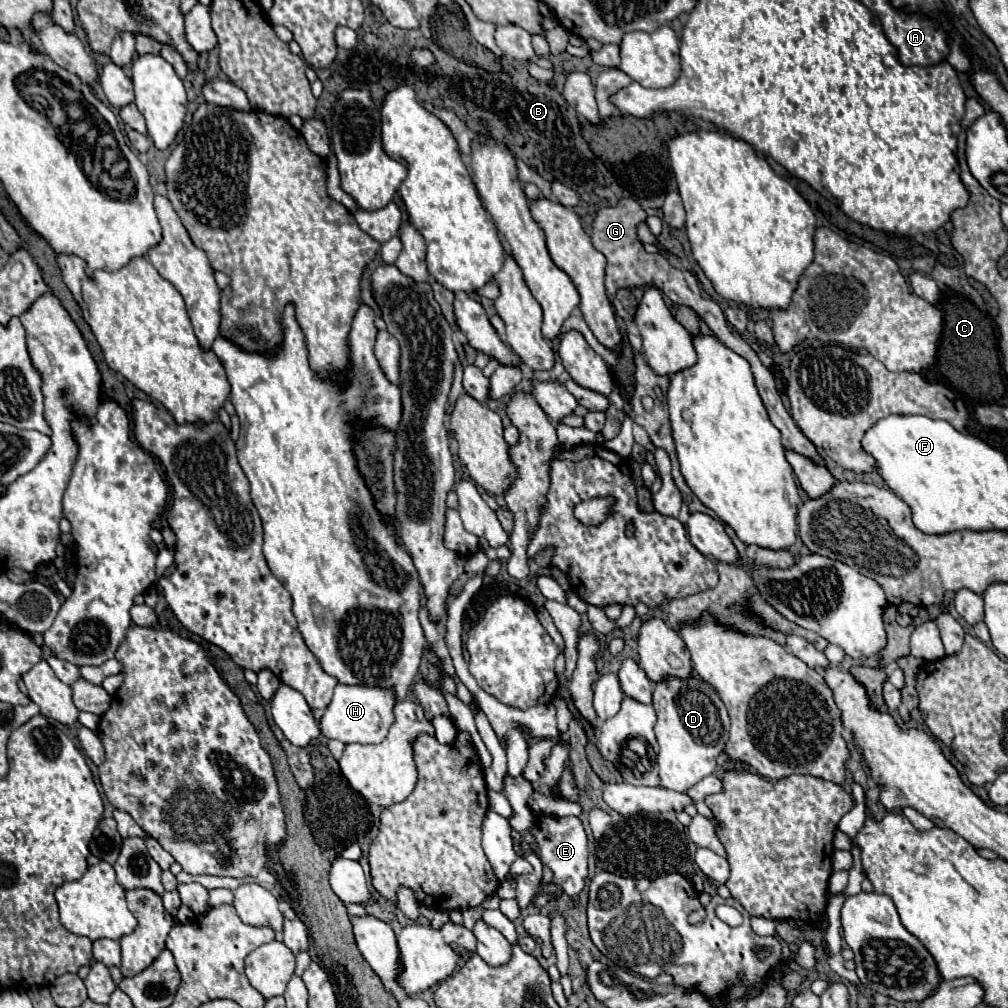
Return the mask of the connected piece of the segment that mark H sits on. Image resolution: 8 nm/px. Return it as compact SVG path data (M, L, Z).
M338 684L332 696L332 702L326 706L326 712L320 720L320 730L326 738L340 740L342 744L378 744L386 738L388 728L394 722L394 692L386 688L370 686L346 686Z

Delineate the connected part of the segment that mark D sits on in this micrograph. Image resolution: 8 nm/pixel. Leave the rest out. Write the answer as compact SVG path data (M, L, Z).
M698 676L686 680L668 678L658 682L654 688L654 710L658 714L654 730L660 744L660 786L676 792L686 792L704 776L710 776L716 770L718 756L728 742L728 712L714 688L702 682Z

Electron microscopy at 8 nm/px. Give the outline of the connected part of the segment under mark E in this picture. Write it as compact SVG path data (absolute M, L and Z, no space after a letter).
M536 816L536 826L532 828L534 838L536 838L536 850L542 856L542 862L546 866L550 866L550 870L554 872L554 884L558 884L570 898L578 898L580 890L586 884L586 876L588 876L588 850L586 850L586 832L584 826L578 818L568 816L568 818L560 818L560 816Z

